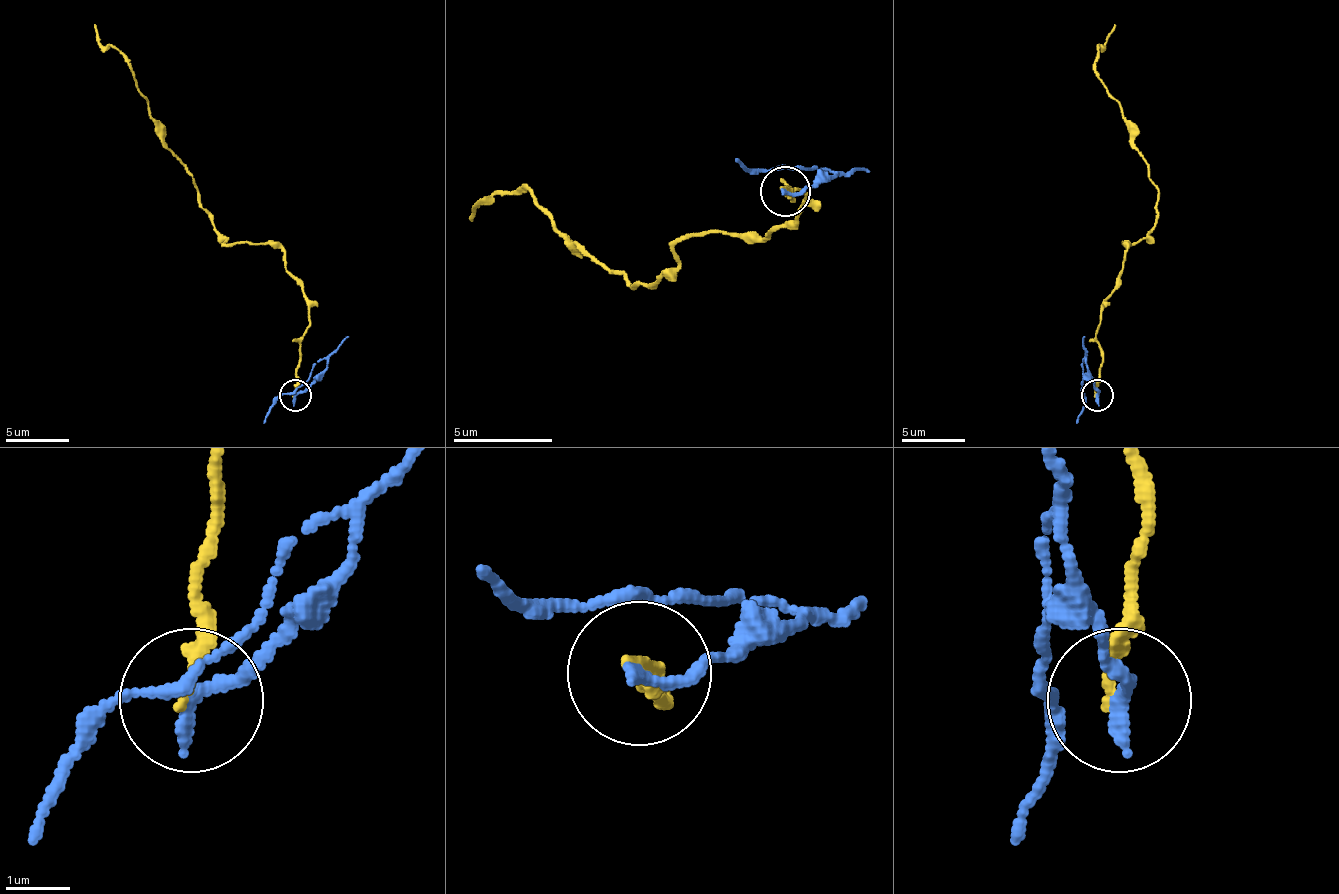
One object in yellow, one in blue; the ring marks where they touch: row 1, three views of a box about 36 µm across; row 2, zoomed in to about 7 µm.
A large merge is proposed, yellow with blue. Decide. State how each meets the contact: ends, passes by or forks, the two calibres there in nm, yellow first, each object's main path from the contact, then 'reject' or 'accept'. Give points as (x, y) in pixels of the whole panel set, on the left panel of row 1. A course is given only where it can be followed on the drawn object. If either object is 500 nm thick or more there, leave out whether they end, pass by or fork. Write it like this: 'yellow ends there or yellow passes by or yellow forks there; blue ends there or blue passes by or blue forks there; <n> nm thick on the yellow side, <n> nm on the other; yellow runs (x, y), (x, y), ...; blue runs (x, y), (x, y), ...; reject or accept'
yellow ends there; blue ends there; 200 nm thick on the yellow side, 240 nm on the other; yellow runs (294, 396), (310, 301), (285, 266), (285, 254), (269, 244), (225, 241), (130, 64), (105, 45), (95, 23); blue runs (294, 396), (307, 386), (313, 371), (272, 405), (263, 424); reject

